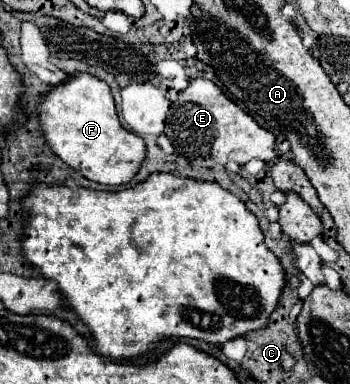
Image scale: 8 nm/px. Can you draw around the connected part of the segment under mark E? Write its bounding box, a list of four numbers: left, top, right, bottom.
[164,77,276,167]

